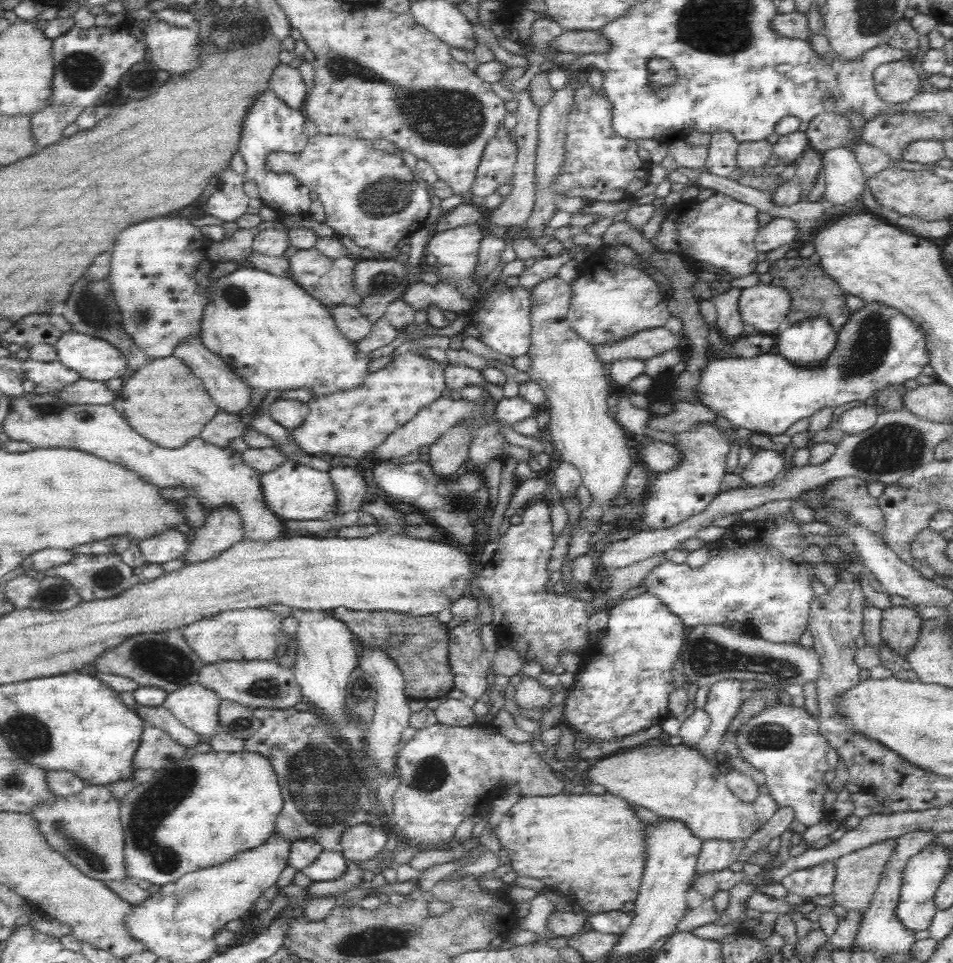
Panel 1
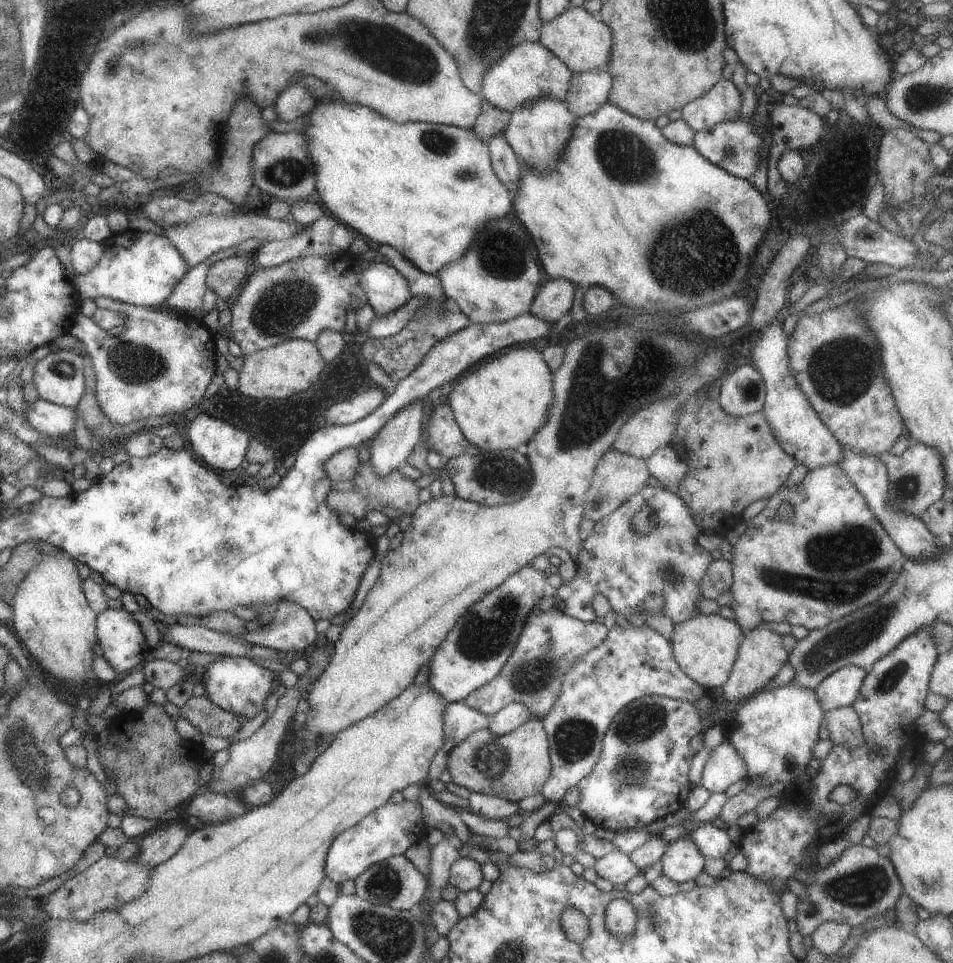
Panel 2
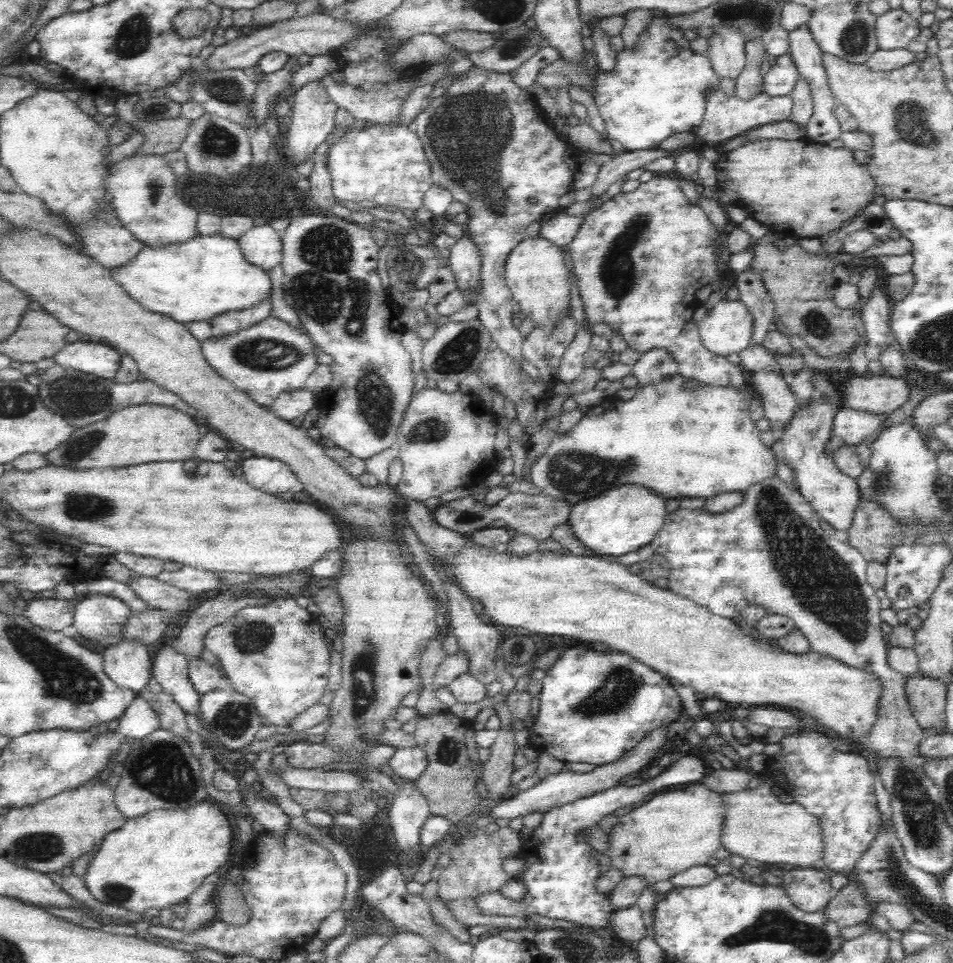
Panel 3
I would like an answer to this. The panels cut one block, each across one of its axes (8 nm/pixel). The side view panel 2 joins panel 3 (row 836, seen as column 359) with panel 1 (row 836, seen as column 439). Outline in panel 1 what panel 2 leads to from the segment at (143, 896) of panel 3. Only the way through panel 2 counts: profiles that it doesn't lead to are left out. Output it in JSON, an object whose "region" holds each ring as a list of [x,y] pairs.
{"region":[[[240,749],[238,752],[233,753],[226,751],[210,751],[200,754],[187,752],[180,760],[168,763],[162,768],[154,769],[148,767],[138,769],[134,774],[134,779],[136,786],[126,792],[126,796],[119,800],[119,819],[123,826],[125,838],[124,863],[126,863],[128,875],[134,877],[136,881],[140,879],[147,880],[152,884],[153,889],[178,880],[187,872],[220,864],[230,860],[239,852],[260,846],[270,836],[270,833],[275,830],[277,816],[281,813],[284,805],[278,775],[276,775],[272,763],[268,760],[268,757],[264,757],[258,752],[248,752],[248,749]]]}

